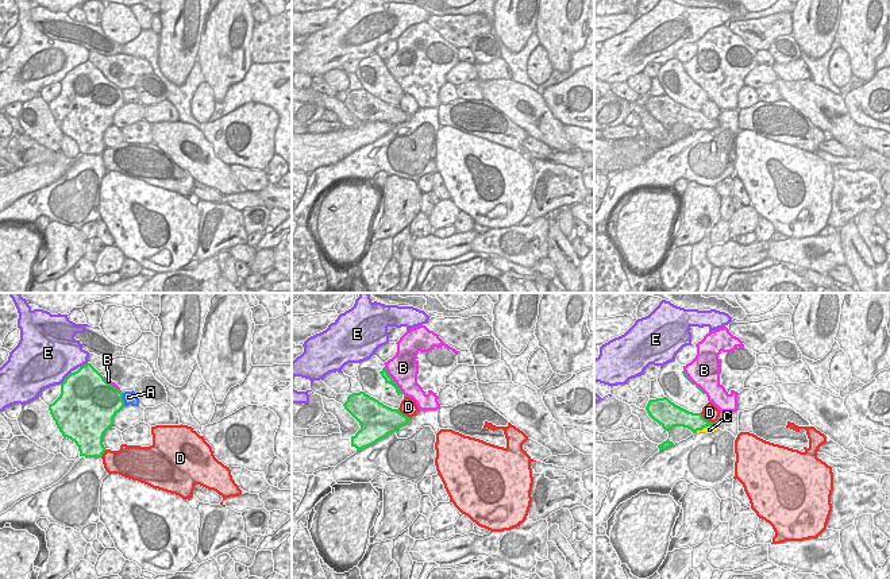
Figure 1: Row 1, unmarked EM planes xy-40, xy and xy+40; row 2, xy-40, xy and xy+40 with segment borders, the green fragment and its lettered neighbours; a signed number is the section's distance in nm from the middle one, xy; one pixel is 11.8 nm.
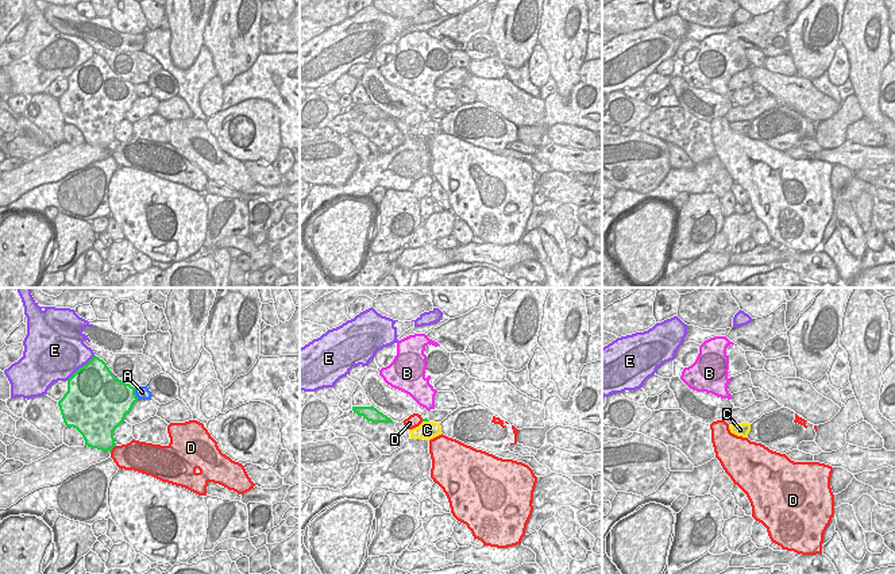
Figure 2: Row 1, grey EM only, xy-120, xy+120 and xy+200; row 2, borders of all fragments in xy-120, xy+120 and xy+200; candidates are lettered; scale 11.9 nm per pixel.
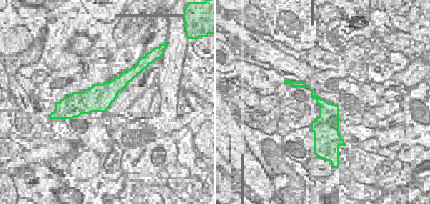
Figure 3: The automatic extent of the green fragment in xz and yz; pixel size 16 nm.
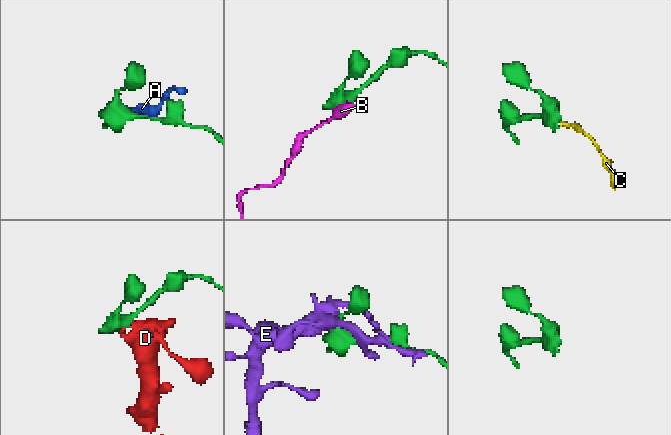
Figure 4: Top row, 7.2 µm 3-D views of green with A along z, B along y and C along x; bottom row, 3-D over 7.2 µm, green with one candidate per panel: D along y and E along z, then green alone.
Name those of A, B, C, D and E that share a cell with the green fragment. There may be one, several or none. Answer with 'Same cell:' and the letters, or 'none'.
Same cell: B

